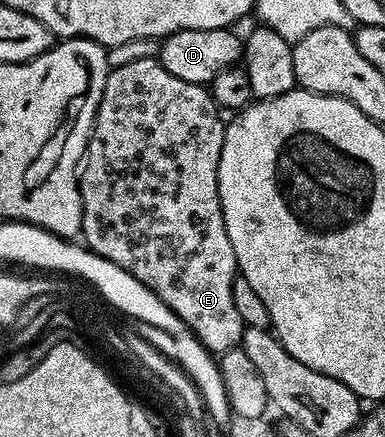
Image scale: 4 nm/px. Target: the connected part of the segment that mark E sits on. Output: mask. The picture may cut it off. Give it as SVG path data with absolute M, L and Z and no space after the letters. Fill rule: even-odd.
M158 59L133 61L120 68L111 68L107 73L105 90L101 94L101 102L95 115L95 125L87 143L87 151L84 152L81 167L78 169L79 193L83 202L82 243L101 258L115 263L137 278L138 282L147 286L192 331L192 334L211 354L222 354L240 347L245 327L233 302L237 265L233 254L233 242L229 242L229 234L225 230L225 218L219 197L219 163L225 131L225 120L222 120L219 115L221 115L221 109L204 85L185 82L174 74L169 74L169 70L165 70L165 66L159 63Z

